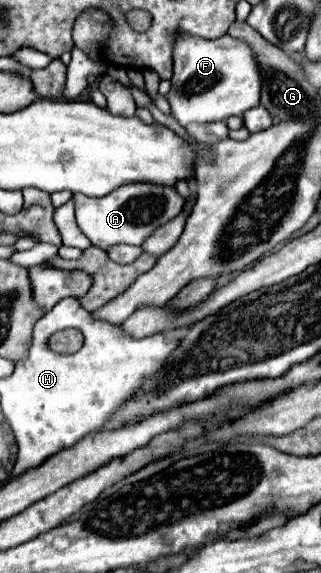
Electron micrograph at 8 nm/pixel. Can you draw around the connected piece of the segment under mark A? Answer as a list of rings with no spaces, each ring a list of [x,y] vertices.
[[[124,184],[102,198],[88,198],[84,194],[72,196],[76,204],[76,222],[92,246],[108,250],[116,244],[142,246],[142,242],[160,226],[174,220],[184,206],[184,198],[176,190],[154,184]]]

